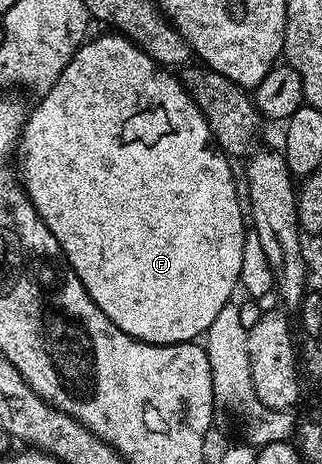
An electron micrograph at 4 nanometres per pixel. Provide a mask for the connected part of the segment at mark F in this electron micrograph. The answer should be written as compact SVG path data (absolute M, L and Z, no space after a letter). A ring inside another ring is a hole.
M110 35L114 36L87 39L74 55L74 59L68 62L68 66L64 66L60 78L56 78L56 86L52 86L52 90L48 90L48 94L35 103L38 105L31 110L30 116L28 112L16 145L16 168L18 160L20 183L48 230L52 230L62 253L66 255L70 269L80 278L84 290L88 290L92 302L100 306L103 314L116 327L145 344L194 342L203 334L209 333L212 322L223 315L221 312L225 310L230 295L234 288L236 292L240 284L240 262L244 258L244 242L248 231L244 223L244 204L243 201L242 204L238 201L240 188L239 185L238 188L234 185L231 161L216 147L208 130L208 122L204 122L204 114L182 87L181 79L148 58L148 54L144 54L138 45L125 36Z

